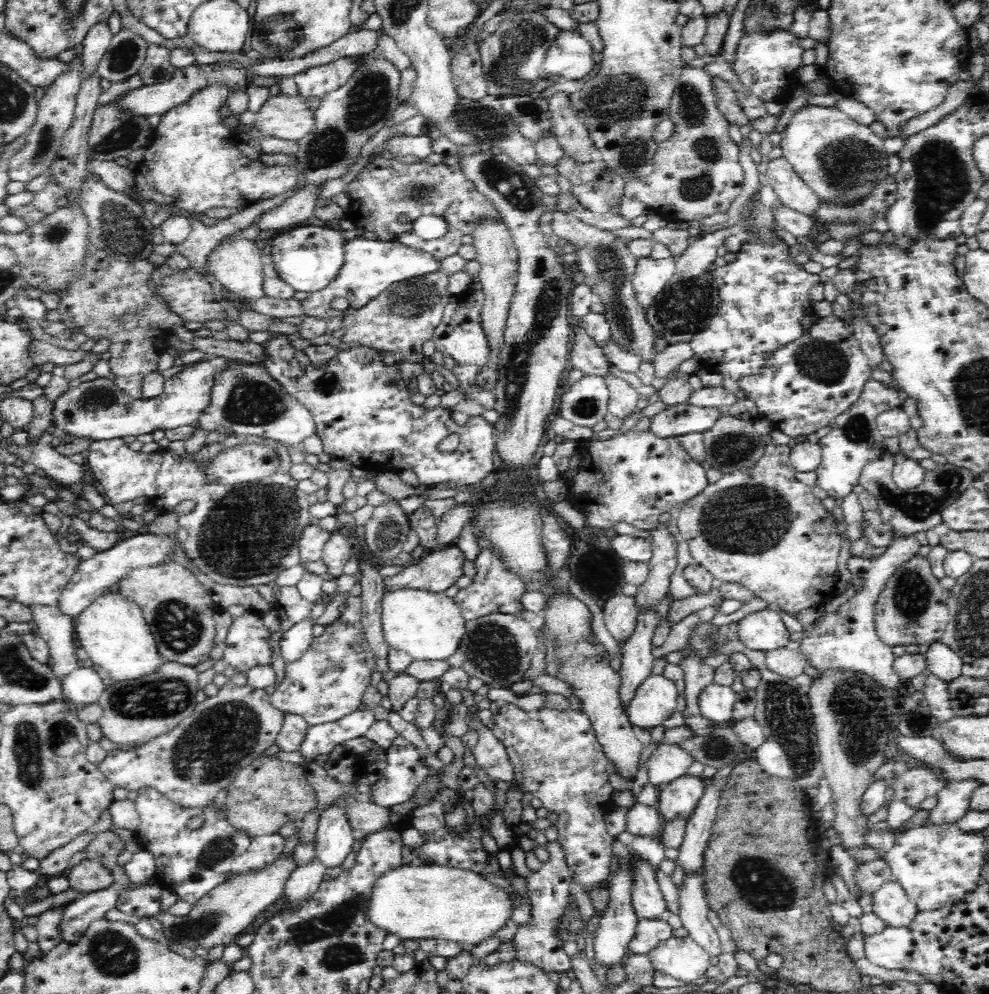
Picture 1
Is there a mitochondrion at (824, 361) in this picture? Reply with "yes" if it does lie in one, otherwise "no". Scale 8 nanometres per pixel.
yes

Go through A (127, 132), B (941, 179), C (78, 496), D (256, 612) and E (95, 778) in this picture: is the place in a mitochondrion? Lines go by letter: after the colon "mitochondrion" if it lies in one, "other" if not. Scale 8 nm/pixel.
A: mitochondrion
B: mitochondrion
C: other
D: other
E: other

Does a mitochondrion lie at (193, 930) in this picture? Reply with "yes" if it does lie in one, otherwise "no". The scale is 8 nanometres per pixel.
yes

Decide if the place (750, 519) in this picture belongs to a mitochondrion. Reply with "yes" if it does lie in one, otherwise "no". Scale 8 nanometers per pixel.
yes

